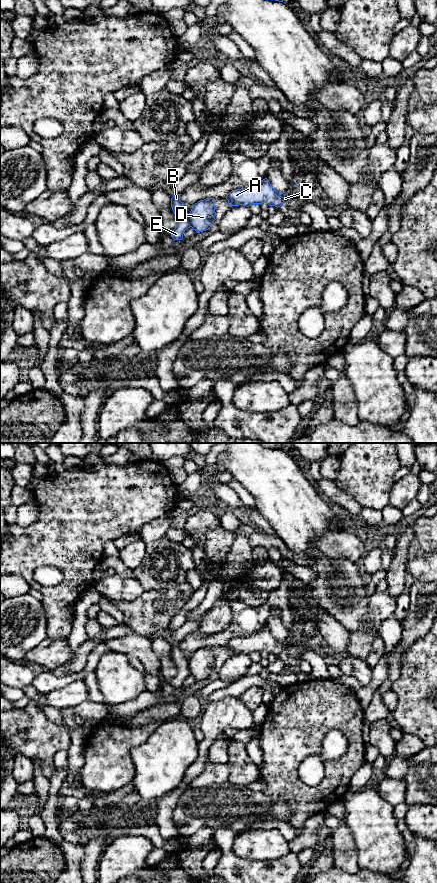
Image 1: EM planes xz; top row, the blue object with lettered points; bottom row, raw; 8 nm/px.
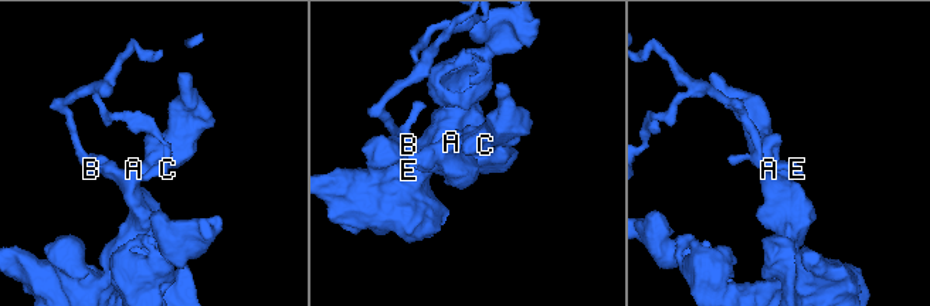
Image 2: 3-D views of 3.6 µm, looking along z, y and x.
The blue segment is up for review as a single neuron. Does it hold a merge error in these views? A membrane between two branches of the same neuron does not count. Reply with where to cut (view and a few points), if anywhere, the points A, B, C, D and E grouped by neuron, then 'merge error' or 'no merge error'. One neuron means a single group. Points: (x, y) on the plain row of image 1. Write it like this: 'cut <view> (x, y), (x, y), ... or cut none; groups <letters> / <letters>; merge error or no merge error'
cut xz (188, 662), (191, 674); groups A C D / B E; merge error

